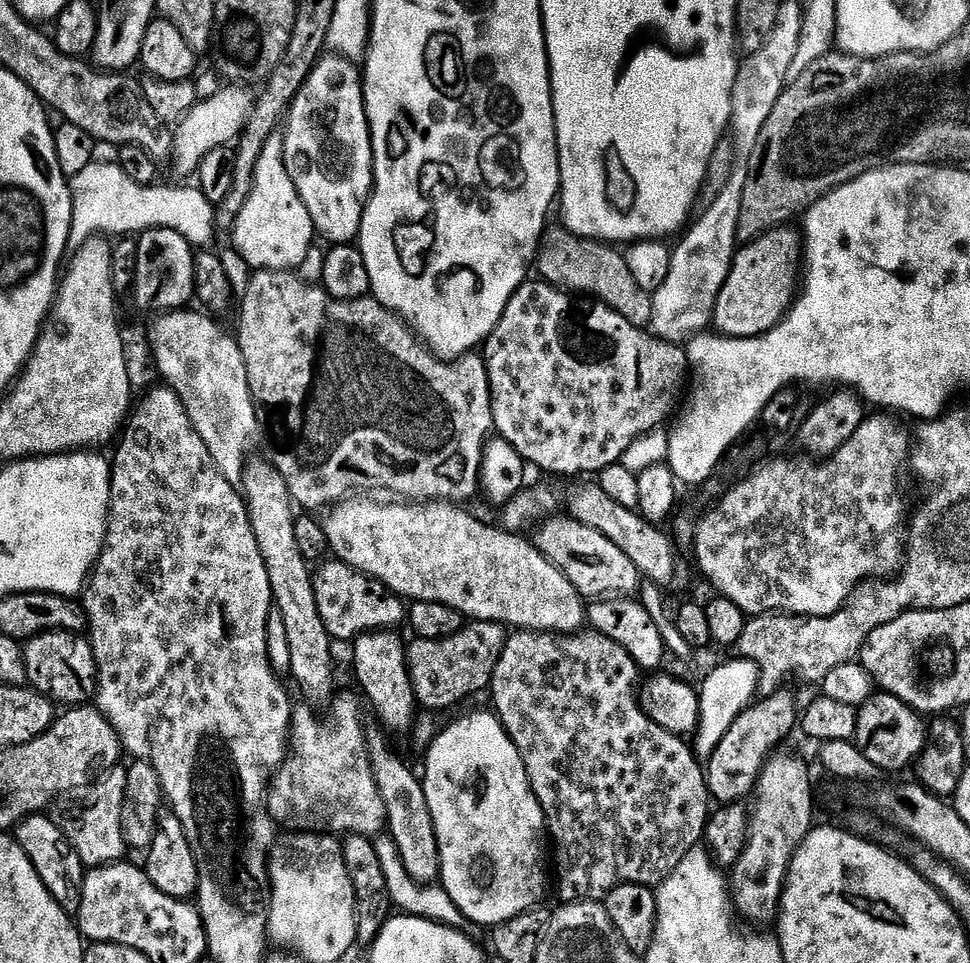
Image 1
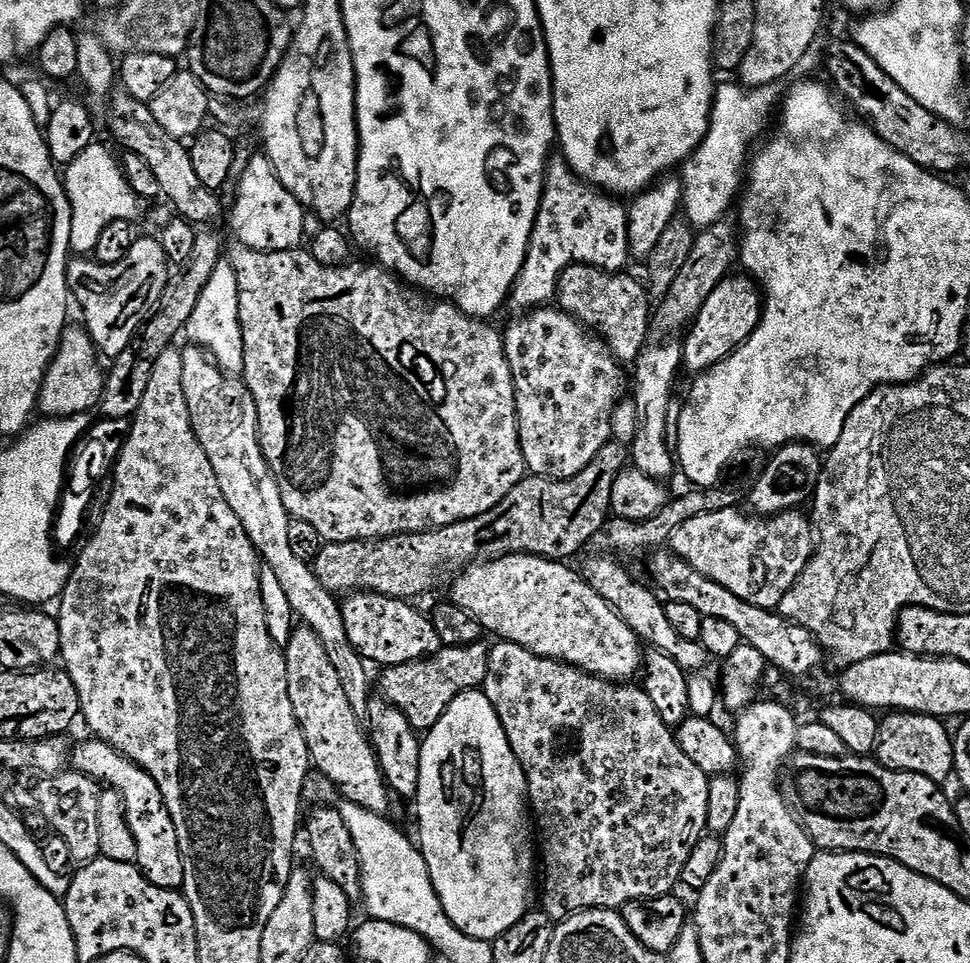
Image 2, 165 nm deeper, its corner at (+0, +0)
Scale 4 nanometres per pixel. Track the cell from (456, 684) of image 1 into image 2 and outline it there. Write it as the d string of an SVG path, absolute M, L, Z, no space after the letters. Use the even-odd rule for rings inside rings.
M477 642L456 647L441 647L438 654L427 656L425 660L406 662L402 666L390 666L381 671L378 688L385 700L396 706L415 728L417 733L427 733L446 714L450 702L458 694L479 689L488 673L489 645Z

